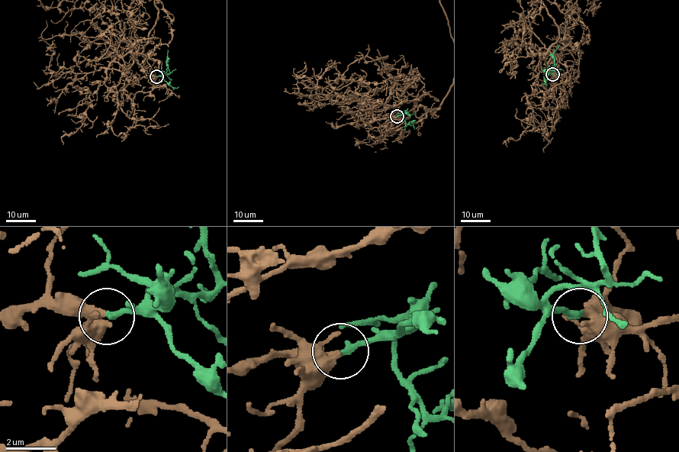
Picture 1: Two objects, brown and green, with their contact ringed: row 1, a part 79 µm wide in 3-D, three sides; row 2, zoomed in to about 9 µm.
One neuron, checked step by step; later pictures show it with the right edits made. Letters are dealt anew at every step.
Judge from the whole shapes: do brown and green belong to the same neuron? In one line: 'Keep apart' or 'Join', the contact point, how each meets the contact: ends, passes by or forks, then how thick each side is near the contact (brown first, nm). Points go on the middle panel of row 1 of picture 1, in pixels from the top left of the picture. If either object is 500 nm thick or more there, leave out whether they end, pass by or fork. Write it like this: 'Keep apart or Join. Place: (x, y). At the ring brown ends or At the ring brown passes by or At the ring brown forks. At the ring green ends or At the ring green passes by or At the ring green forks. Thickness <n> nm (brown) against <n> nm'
Join. Place: (397, 116). At the ring brown passes by. At the ring green ends. Thickness 360 nm (brown) against 240 nm

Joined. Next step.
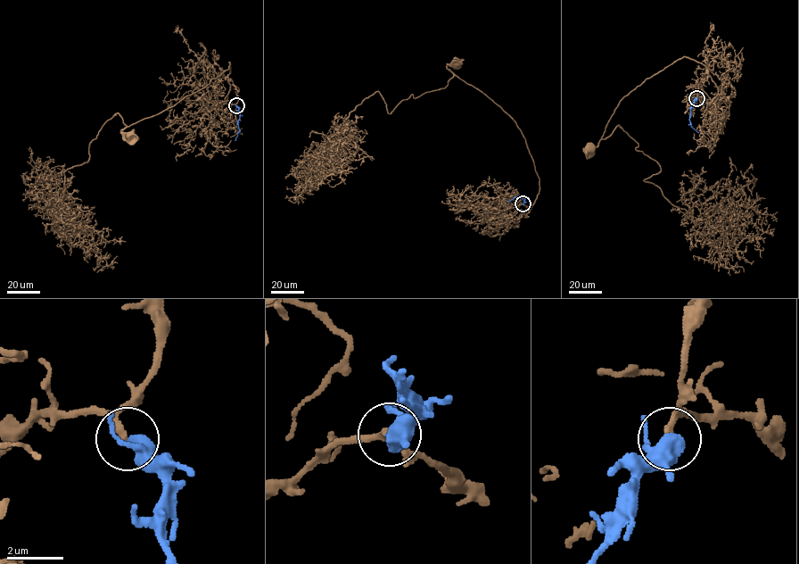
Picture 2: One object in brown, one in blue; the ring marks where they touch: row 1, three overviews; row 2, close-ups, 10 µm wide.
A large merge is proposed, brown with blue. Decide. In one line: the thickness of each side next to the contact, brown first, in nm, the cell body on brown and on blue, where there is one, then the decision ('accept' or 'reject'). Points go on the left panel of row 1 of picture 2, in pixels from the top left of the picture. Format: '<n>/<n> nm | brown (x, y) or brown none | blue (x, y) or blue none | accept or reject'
160/550 nm | brown (130, 136) | blue none | accept

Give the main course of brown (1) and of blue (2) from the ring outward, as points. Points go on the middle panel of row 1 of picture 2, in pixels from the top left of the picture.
1: (523, 203), (505, 210), (507, 220), (529, 211), (539, 187), (525, 139), (511, 116), (447, 67), (457, 64)
2: (523, 203), (523, 198), (518, 196), (507, 202)

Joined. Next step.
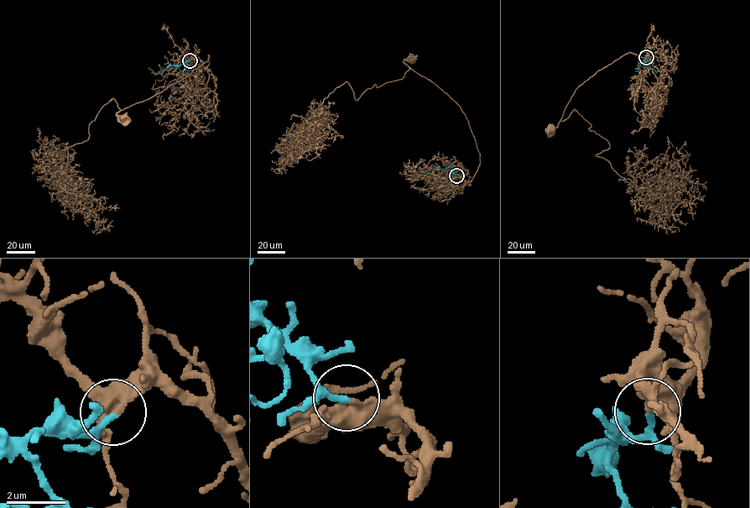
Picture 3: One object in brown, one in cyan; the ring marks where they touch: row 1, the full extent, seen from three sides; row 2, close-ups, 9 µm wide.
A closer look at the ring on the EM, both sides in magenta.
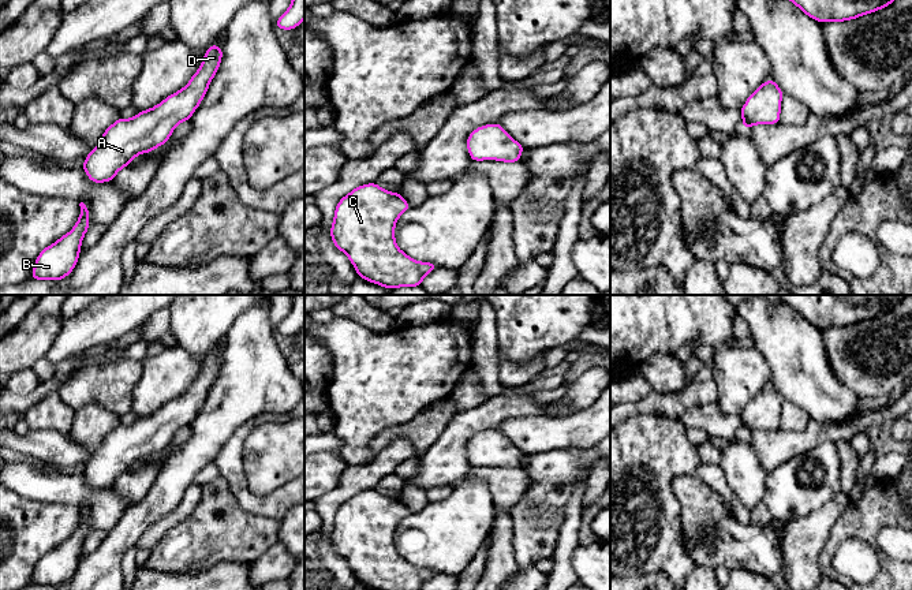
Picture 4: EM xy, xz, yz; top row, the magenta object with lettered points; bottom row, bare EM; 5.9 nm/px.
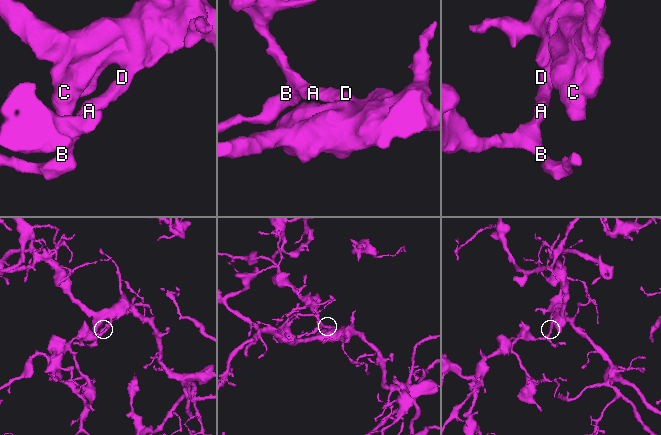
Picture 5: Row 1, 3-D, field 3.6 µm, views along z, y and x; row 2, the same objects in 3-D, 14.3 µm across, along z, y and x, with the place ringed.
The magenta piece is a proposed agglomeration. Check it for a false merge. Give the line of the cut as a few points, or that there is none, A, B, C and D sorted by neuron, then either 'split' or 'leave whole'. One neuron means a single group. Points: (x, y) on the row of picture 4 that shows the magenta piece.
no cut | A B C D | leave whole

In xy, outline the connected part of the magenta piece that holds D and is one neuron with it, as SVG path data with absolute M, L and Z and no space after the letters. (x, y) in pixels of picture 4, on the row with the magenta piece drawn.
M213 44L183 89L147 111L141 111L131 119L119 117L109 126L100 143L85 158L82 168L87 178L94 183L113 180L139 153L149 154L164 145L179 123L191 119L218 71L221 59L223 48Z

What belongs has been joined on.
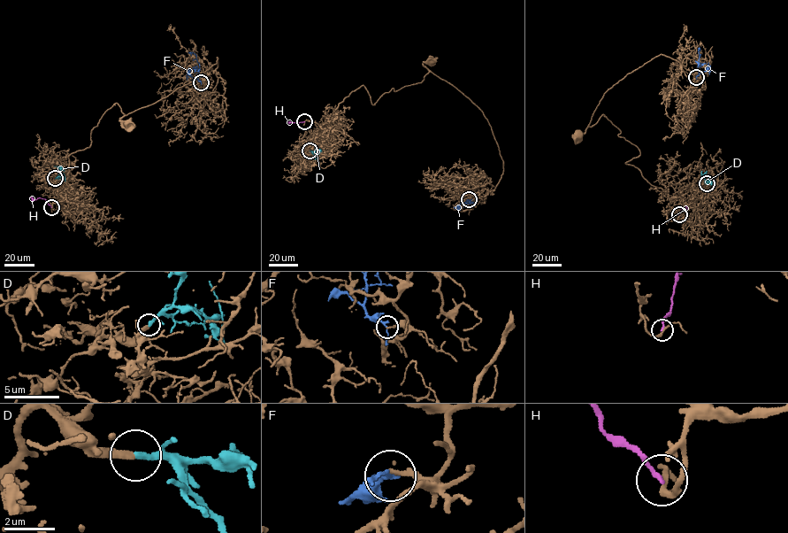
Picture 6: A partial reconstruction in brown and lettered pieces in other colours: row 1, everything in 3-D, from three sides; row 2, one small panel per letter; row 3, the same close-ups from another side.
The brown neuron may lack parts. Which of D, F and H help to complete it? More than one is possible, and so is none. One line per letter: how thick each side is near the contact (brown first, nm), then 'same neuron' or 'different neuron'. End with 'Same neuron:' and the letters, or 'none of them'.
D: 320/200 nm | same neuron
F: 170/150 nm | different neuron
H: 200/160 nm | different neuron
Same neuron: D

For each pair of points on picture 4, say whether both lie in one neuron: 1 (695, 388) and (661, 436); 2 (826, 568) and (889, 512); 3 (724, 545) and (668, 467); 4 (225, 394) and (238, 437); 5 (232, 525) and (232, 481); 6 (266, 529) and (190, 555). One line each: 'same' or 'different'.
1: different
2: same
3: different
4: different
5: different
6: same

